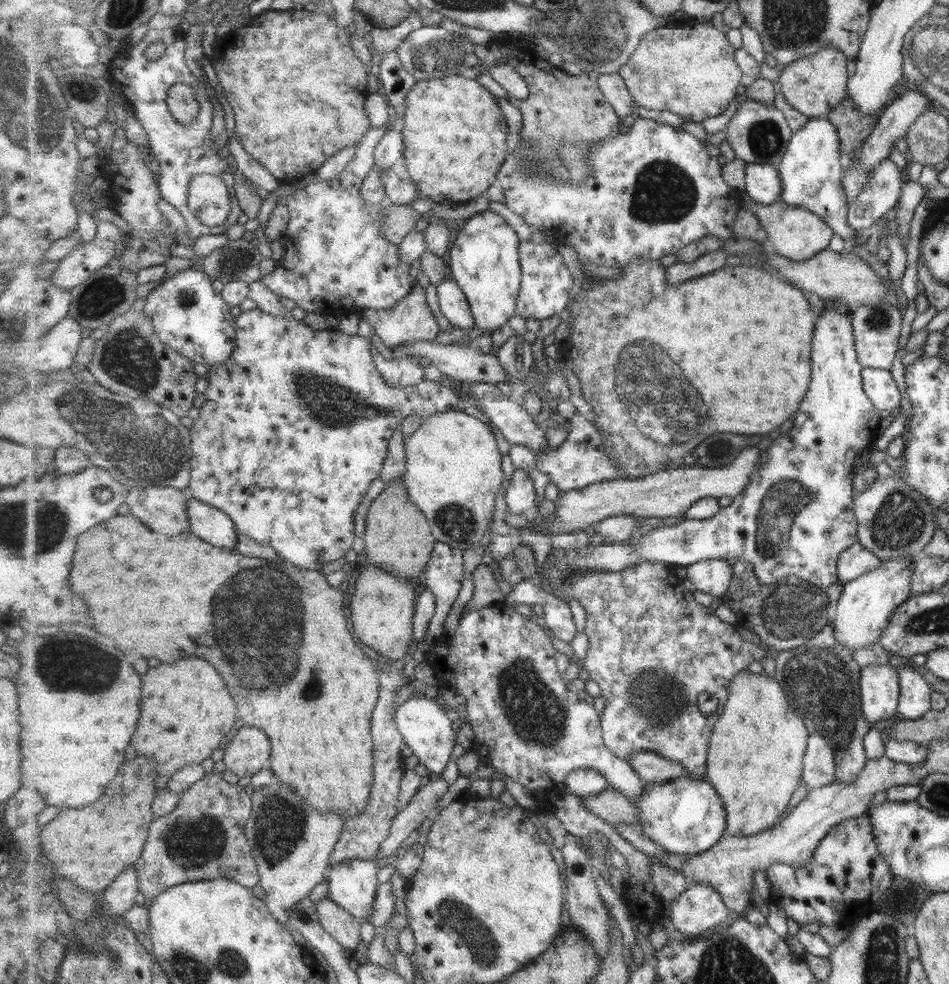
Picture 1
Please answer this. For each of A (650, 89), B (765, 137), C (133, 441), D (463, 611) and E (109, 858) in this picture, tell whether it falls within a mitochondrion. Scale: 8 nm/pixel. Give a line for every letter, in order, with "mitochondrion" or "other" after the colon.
A: other
B: mitochondrion
C: mitochondrion
D: other
E: other

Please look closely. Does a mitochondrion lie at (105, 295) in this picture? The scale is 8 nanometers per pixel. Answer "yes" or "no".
yes

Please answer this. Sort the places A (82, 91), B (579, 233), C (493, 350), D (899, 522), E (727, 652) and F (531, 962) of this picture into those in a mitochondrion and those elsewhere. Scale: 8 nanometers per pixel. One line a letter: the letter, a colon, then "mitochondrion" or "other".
A: mitochondrion
B: other
C: other
D: mitochondrion
E: other
F: other

